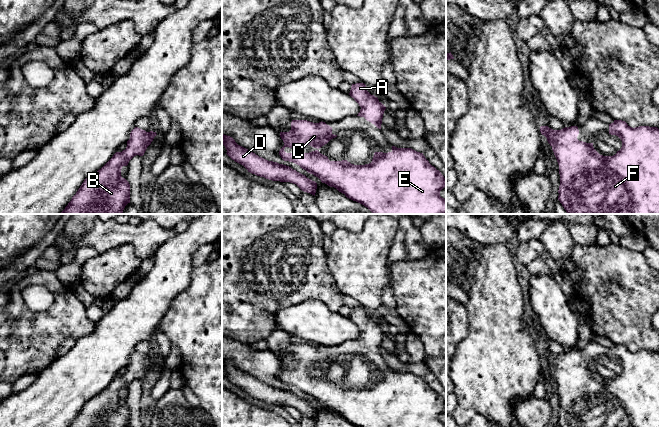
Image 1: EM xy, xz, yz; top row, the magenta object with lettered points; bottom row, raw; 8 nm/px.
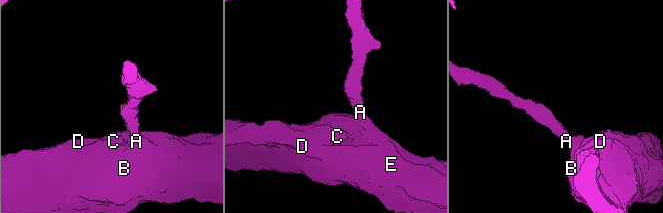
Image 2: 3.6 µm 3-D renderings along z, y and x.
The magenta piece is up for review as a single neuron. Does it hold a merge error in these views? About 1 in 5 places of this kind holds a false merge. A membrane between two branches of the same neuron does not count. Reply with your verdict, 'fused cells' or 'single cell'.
single cell

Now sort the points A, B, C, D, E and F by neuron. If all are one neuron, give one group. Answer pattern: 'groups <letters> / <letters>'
groups A B C D E F

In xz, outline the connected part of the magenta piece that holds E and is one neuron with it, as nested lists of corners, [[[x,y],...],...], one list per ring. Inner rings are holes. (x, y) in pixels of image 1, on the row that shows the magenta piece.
[[[292,120],[289,132],[280,132],[284,146],[279,155],[284,161],[299,165],[308,173],[318,177],[322,183],[336,188],[347,198],[367,207],[373,214],[446,214],[446,199],[440,196],[440,191],[446,186],[446,179],[432,166],[423,153],[411,148],[397,148],[392,146],[388,153],[375,152],[372,162],[365,165],[354,165],[347,160],[330,161],[327,156],[321,154],[318,149],[327,144],[331,139],[337,137],[332,133],[332,127],[325,122],[313,123],[307,120]],[[299,143],[308,144],[316,150],[309,153],[286,153],[286,147],[295,148]]]

